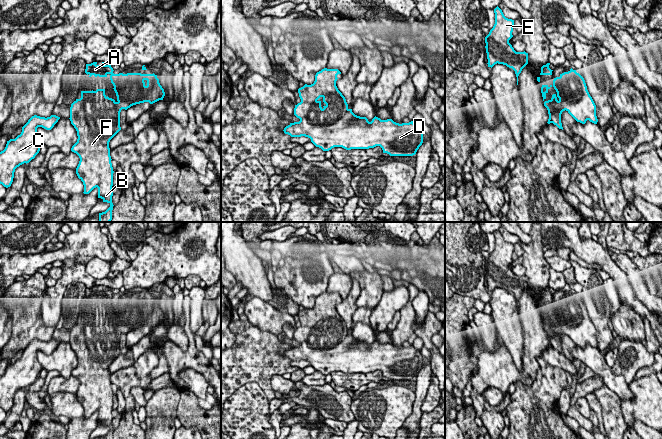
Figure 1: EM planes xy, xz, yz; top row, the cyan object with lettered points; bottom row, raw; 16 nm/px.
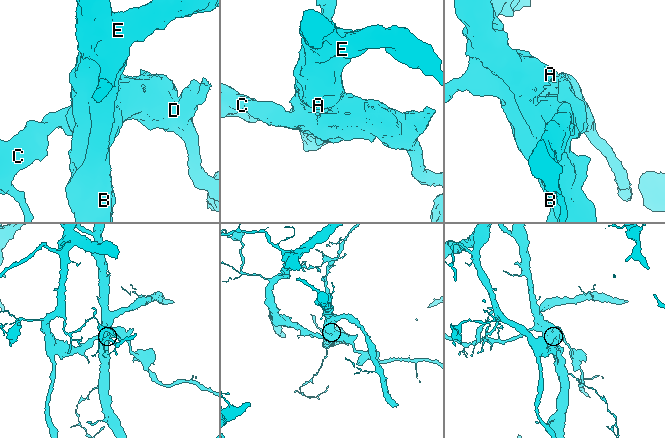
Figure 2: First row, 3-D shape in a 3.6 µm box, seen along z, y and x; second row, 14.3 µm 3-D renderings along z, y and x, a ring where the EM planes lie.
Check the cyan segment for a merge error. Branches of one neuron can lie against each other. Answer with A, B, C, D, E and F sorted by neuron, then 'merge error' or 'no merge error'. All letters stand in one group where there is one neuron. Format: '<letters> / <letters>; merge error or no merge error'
A B E F / C D; merge error

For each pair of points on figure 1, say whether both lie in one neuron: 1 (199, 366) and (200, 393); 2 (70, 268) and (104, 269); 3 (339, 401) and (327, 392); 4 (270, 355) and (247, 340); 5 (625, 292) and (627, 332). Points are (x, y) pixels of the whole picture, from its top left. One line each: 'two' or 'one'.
1: two
2: two
3: one
4: one
5: two

